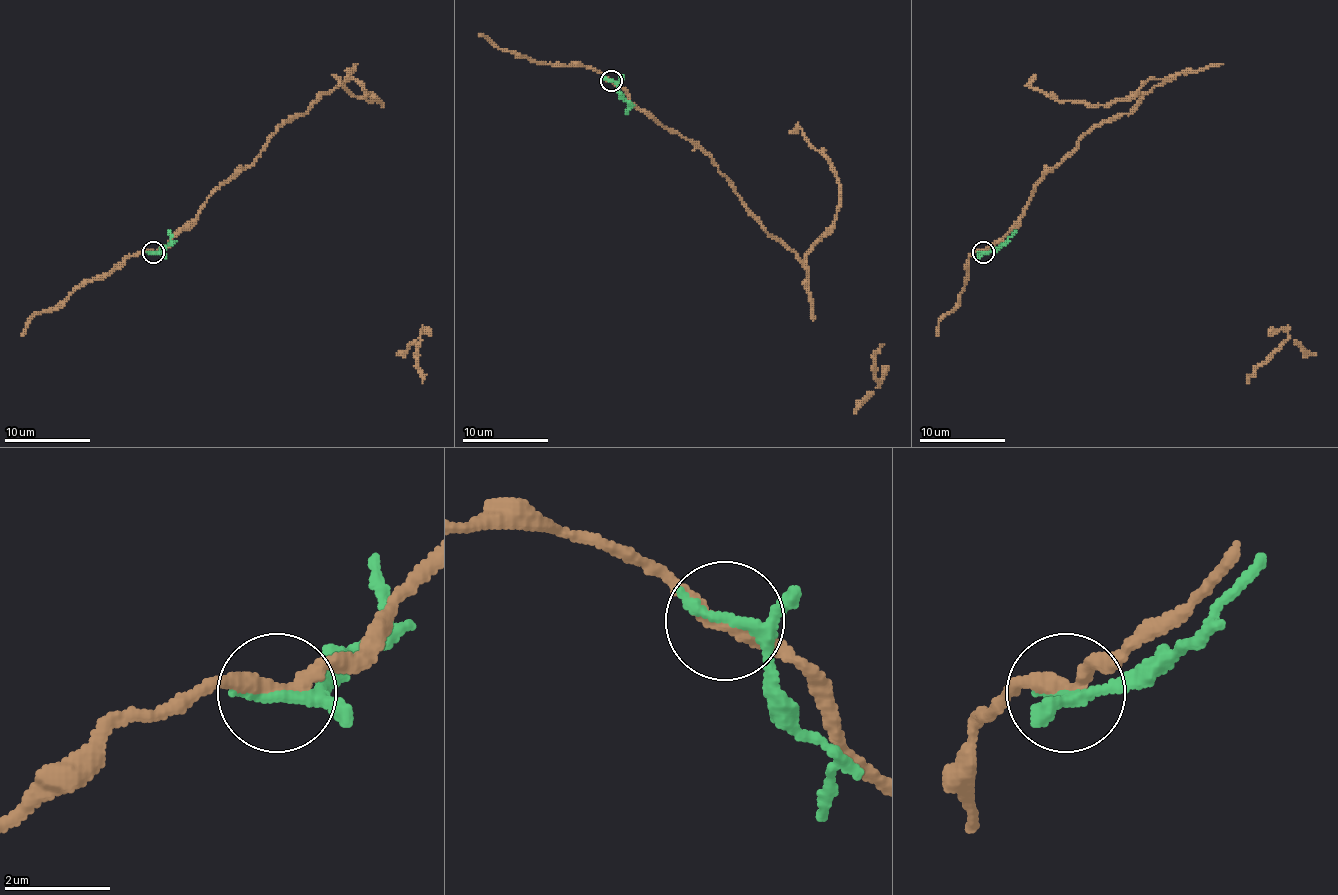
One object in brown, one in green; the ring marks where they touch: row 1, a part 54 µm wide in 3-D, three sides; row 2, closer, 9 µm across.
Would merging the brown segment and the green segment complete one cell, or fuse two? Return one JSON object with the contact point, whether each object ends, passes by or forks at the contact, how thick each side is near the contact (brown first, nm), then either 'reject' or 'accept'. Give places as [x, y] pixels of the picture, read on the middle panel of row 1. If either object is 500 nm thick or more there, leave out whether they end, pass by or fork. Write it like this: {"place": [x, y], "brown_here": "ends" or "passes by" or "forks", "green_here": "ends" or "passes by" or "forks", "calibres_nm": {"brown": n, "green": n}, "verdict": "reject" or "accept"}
{"place": [611, 81], "brown_here": "passes by", "green_here": "passes by", "calibres_nm": {"brown": 280, "green": 200}, "verdict": "reject"}

